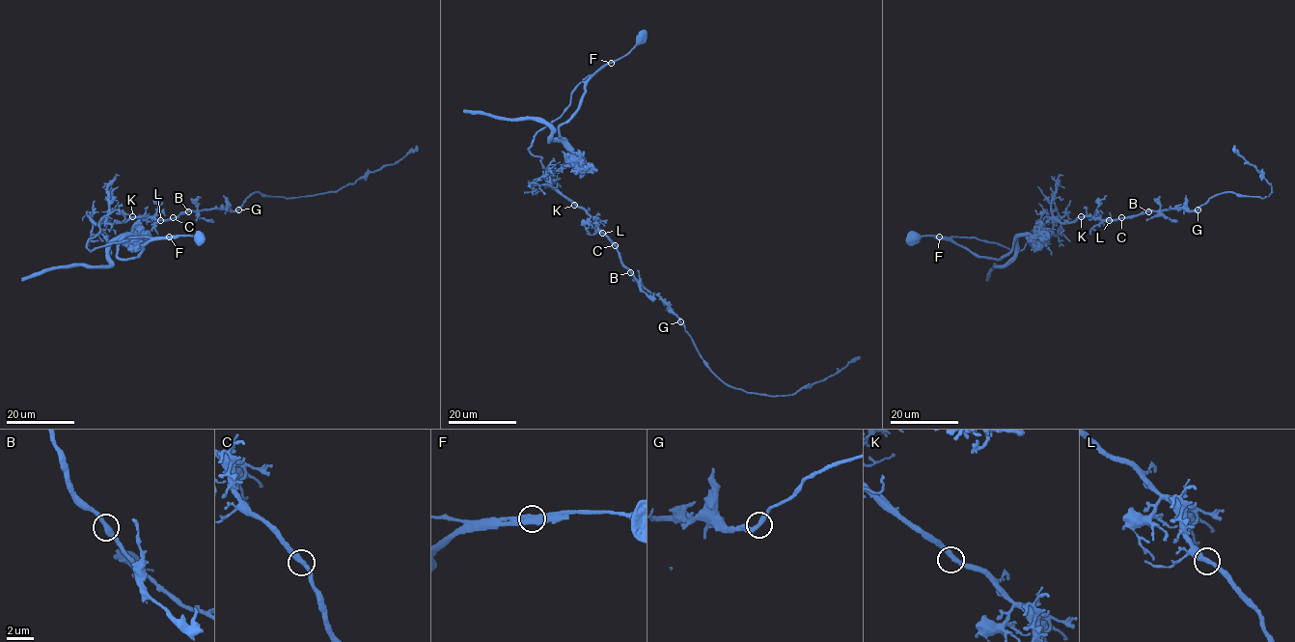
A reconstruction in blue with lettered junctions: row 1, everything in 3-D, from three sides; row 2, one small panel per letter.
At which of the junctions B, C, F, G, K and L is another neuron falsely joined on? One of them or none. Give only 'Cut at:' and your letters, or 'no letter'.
Cut at: F

